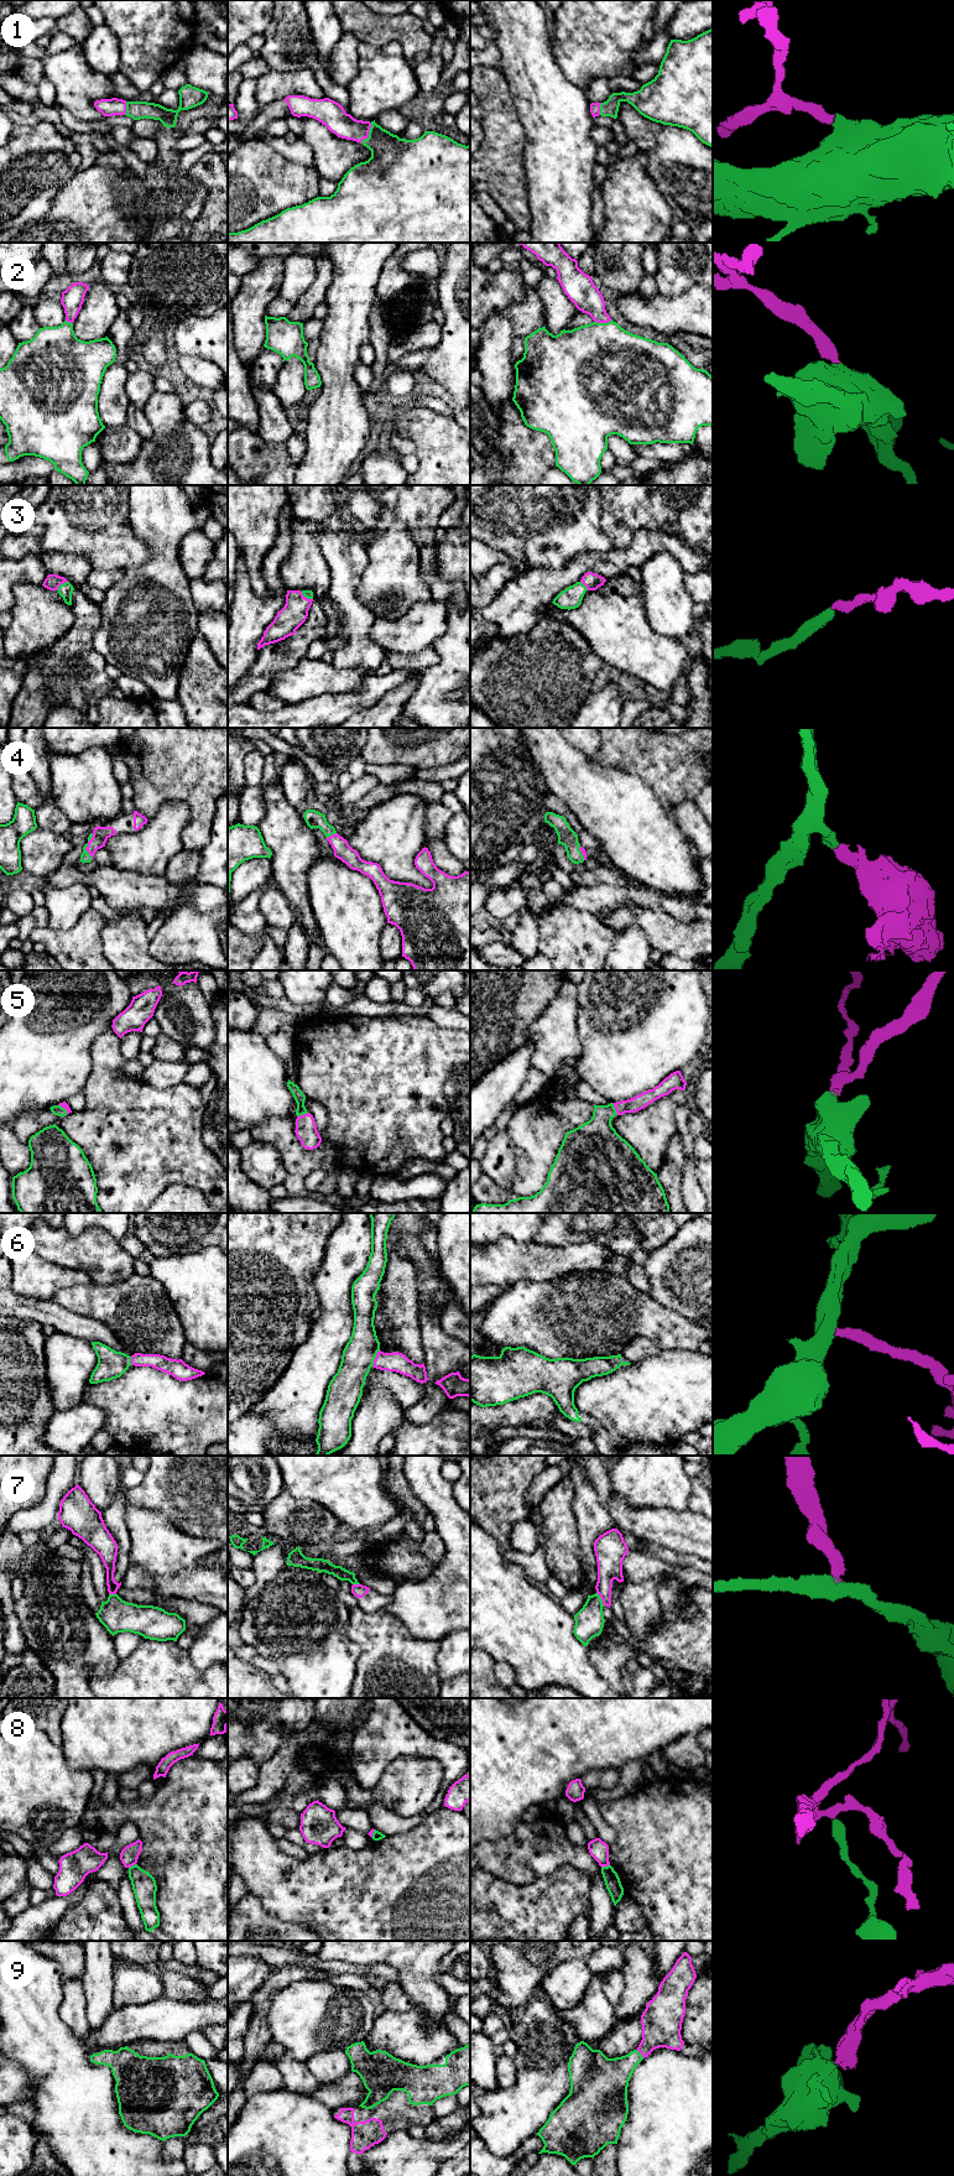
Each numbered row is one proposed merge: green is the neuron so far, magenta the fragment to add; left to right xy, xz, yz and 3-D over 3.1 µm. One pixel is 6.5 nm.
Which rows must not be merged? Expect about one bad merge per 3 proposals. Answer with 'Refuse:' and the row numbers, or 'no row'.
Refuse: 7, 8

